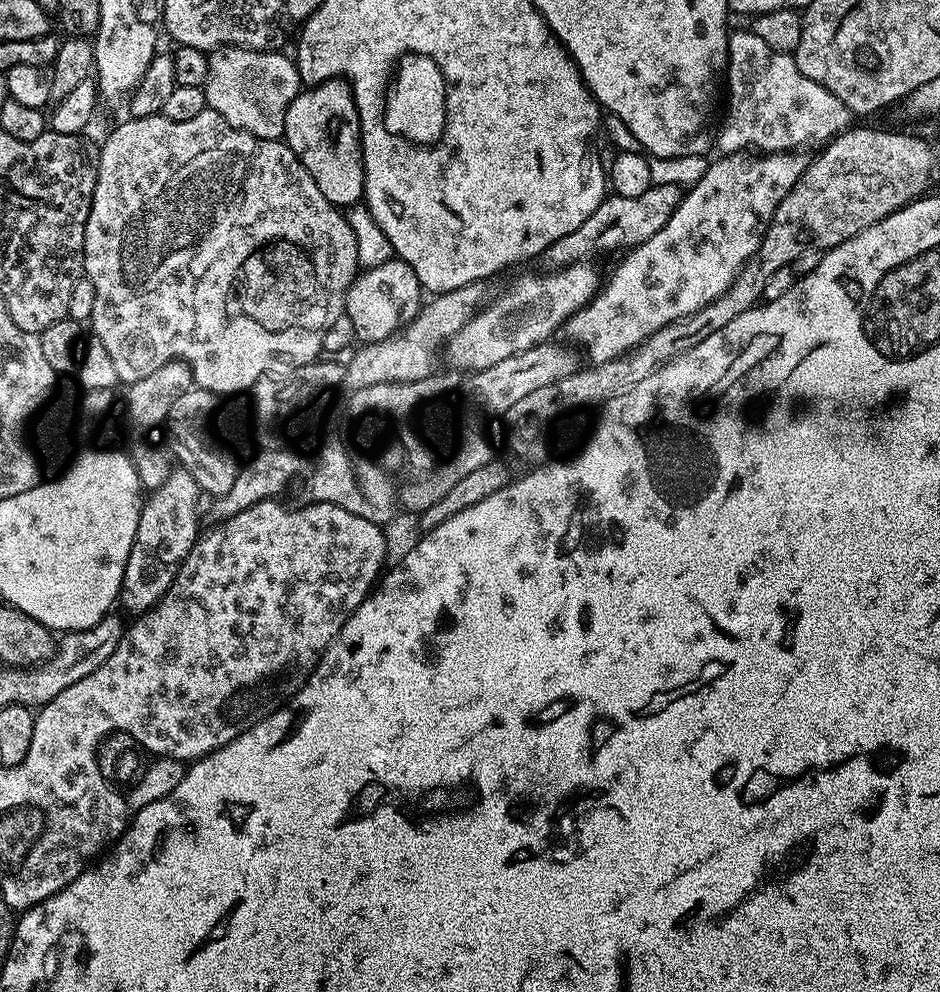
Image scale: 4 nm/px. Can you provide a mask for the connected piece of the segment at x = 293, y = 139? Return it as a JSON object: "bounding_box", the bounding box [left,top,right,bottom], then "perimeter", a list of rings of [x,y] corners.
{"bounding_box":[283,78,364,210],"perimeter":[[[324,78],[321,84],[313,83],[313,88],[305,87],[290,104],[286,112],[286,126],[283,141],[294,150],[294,154],[310,170],[310,178],[318,182],[318,190],[337,208],[344,210],[359,205],[364,199],[364,149],[360,146],[360,115],[356,109],[356,99],[352,86],[343,78]]]}

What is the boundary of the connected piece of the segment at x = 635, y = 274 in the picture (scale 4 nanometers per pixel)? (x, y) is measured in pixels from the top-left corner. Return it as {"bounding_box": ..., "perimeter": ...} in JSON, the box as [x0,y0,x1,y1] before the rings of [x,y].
{"bounding_box":[562,151,806,364],"perimeter":[[[799,151],[795,152],[770,152],[767,154],[724,154],[719,158],[713,159],[708,165],[708,169],[703,174],[697,184],[692,185],[681,195],[680,204],[674,210],[674,214],[670,214],[670,218],[666,222],[666,226],[662,226],[662,230],[658,230],[658,234],[654,234],[654,238],[646,238],[646,242],[637,244],[635,248],[625,251],[619,257],[620,261],[616,264],[616,269],[603,281],[602,287],[593,296],[591,302],[582,310],[578,310],[573,314],[567,322],[564,323],[562,336],[565,336],[569,345],[575,346],[577,349],[584,348],[584,352],[589,356],[592,364],[600,364],[610,362],[612,359],[625,355],[627,352],[638,347],[646,338],[650,338],[650,334],[654,334],[658,330],[662,330],[662,326],[673,324],[675,320],[686,318],[690,314],[694,314],[698,310],[702,310],[706,306],[710,306],[710,302],[714,302],[722,294],[726,294],[726,290],[734,282],[734,278],[742,270],[742,266],[754,254],[754,250],[758,250],[758,246],[762,242],[762,238],[766,234],[768,224],[774,218],[774,210],[778,210],[778,206],[782,202],[782,198],[786,198],[786,194],[794,186],[794,182],[798,182],[798,178],[804,173],[806,160],[803,160]]]}

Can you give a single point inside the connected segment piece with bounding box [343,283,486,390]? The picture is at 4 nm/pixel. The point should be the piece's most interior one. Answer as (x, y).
(410, 354)

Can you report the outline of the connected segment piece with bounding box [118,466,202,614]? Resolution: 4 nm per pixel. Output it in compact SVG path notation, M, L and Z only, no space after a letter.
M182 466L173 470L162 486L147 493L140 505L134 546L130 546L130 558L122 574L119 607L124 607L131 614L150 612L166 590L170 590L186 554L190 554L202 532L200 499L202 493L198 482L194 482L194 478Z

